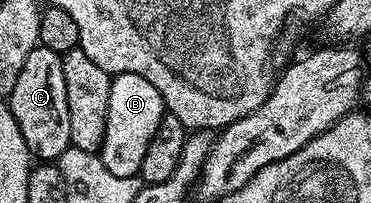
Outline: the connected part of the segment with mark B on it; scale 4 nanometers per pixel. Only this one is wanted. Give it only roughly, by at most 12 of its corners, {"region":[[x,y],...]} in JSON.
{"region":[[136,73],[112,76],[101,150],[109,172],[138,174],[164,112]]}

